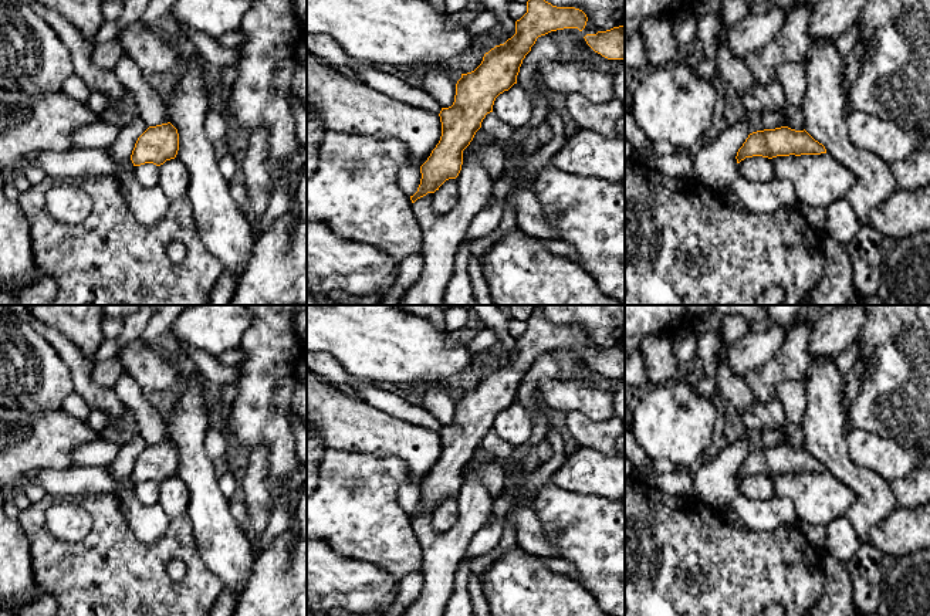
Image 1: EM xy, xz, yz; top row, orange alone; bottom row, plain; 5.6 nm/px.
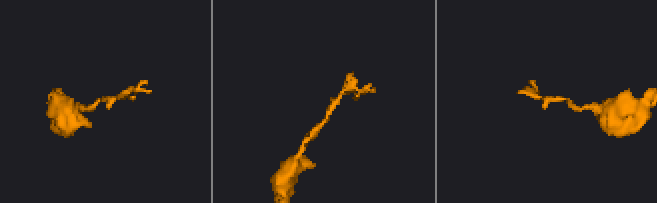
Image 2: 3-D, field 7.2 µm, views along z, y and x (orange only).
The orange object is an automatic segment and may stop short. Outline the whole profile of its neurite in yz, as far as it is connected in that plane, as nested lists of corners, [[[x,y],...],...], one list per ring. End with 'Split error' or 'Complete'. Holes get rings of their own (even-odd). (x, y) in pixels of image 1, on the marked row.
[[[788,126],[775,129],[757,131],[748,135],[743,146],[737,152],[737,163],[745,158],[762,156],[801,156],[826,153],[822,143],[815,141],[805,129],[795,131]]]. Complete

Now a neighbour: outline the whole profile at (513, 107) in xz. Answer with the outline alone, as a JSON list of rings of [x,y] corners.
[[[514,84],[496,98],[493,114],[505,125],[520,128],[531,118],[532,101],[521,85]]]

